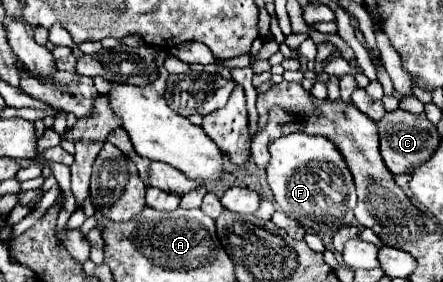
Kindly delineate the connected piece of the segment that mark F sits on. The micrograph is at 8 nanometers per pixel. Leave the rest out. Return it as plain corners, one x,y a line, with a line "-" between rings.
304,132
280,136
270,144
270,156
266,174
280,210
312,232
336,232
354,220
356,190
352,174
328,138
304,136

